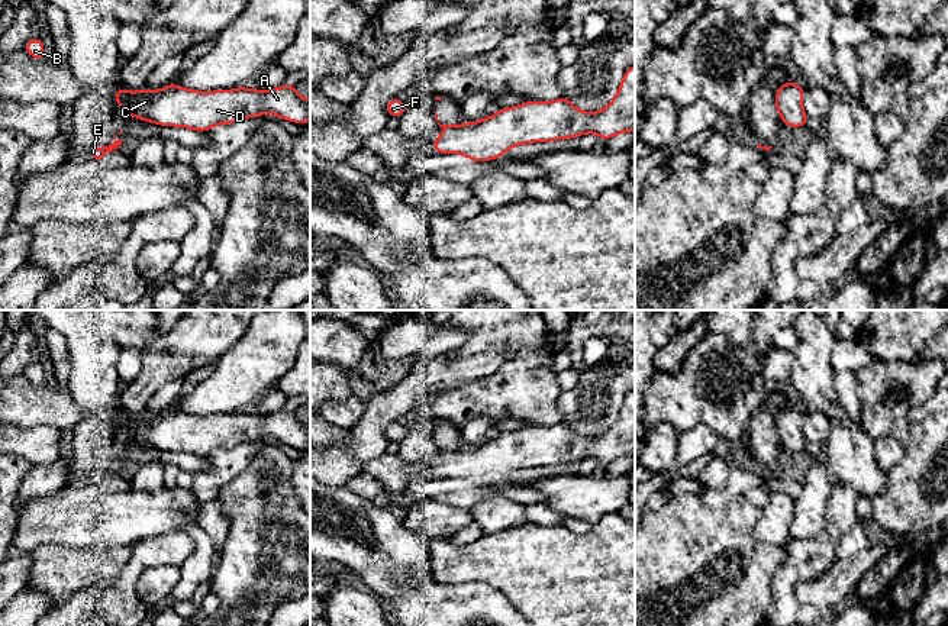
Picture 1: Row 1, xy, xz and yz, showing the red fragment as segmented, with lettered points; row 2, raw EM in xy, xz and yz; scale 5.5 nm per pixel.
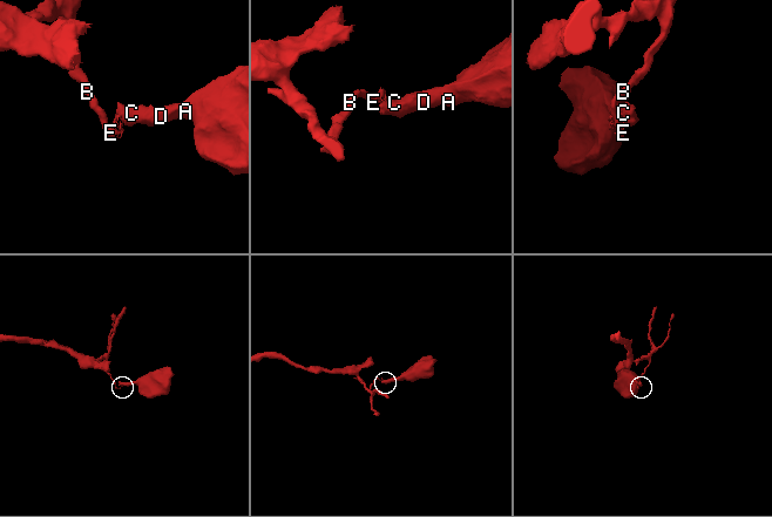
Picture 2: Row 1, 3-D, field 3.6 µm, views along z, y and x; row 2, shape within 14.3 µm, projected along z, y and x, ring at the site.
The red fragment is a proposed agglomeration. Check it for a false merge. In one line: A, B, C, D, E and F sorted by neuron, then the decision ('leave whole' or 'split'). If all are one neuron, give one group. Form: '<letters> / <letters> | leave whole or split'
A C D / B E F | split

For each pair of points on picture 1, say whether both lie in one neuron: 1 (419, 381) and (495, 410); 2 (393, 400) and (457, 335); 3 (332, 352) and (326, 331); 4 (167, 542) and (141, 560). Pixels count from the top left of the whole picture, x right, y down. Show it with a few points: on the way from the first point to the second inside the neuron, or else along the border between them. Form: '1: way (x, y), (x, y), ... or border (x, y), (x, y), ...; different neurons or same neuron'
1: border (474, 378), (441, 390), (434, 396); different neurons
2: border (442, 354), (421, 360); different neurons
3: way (332, 347), (326, 336); same neuron
4: way (161, 548), (147, 554); same neuron

